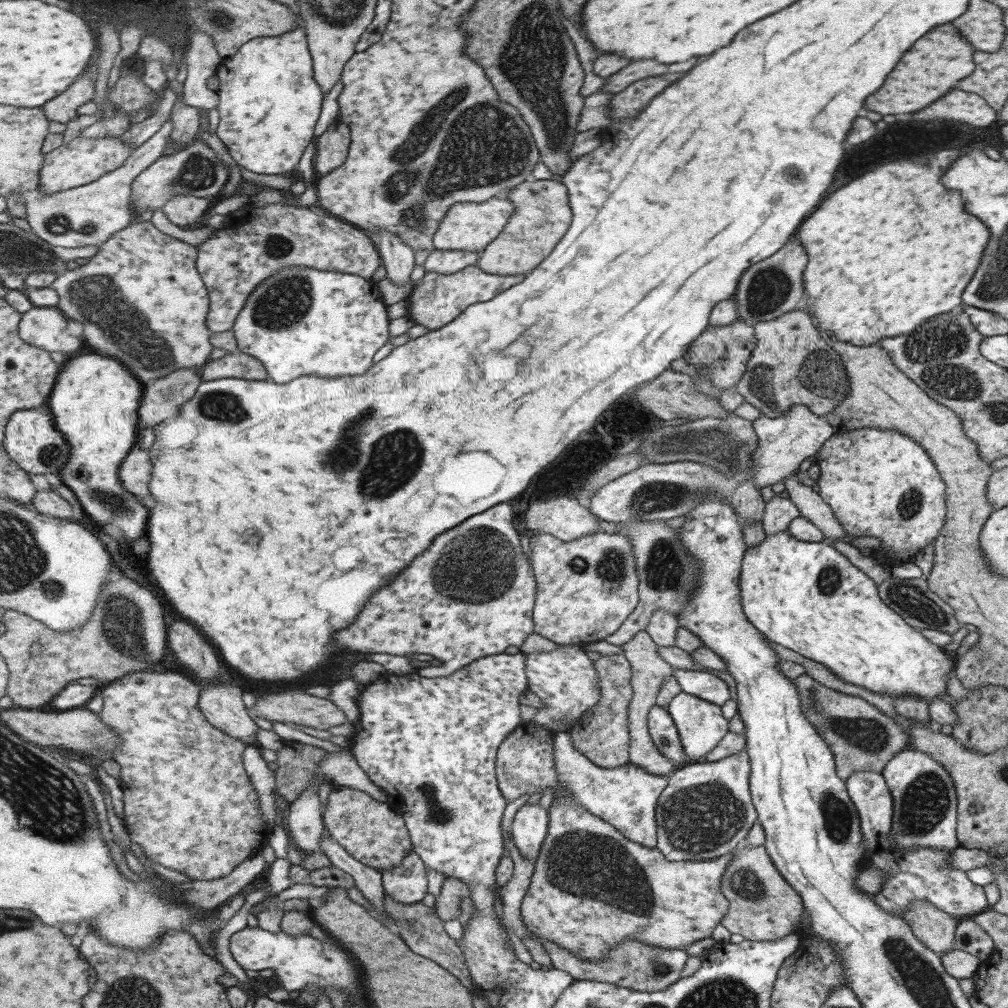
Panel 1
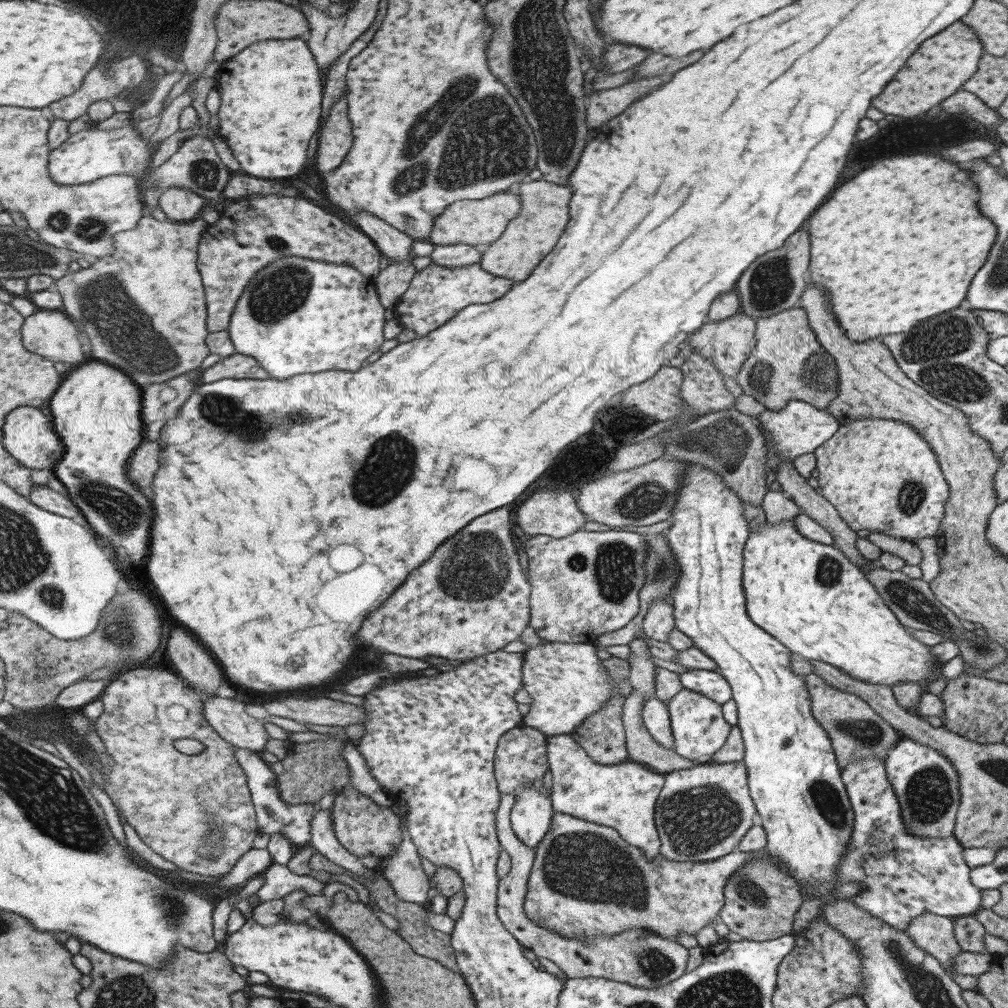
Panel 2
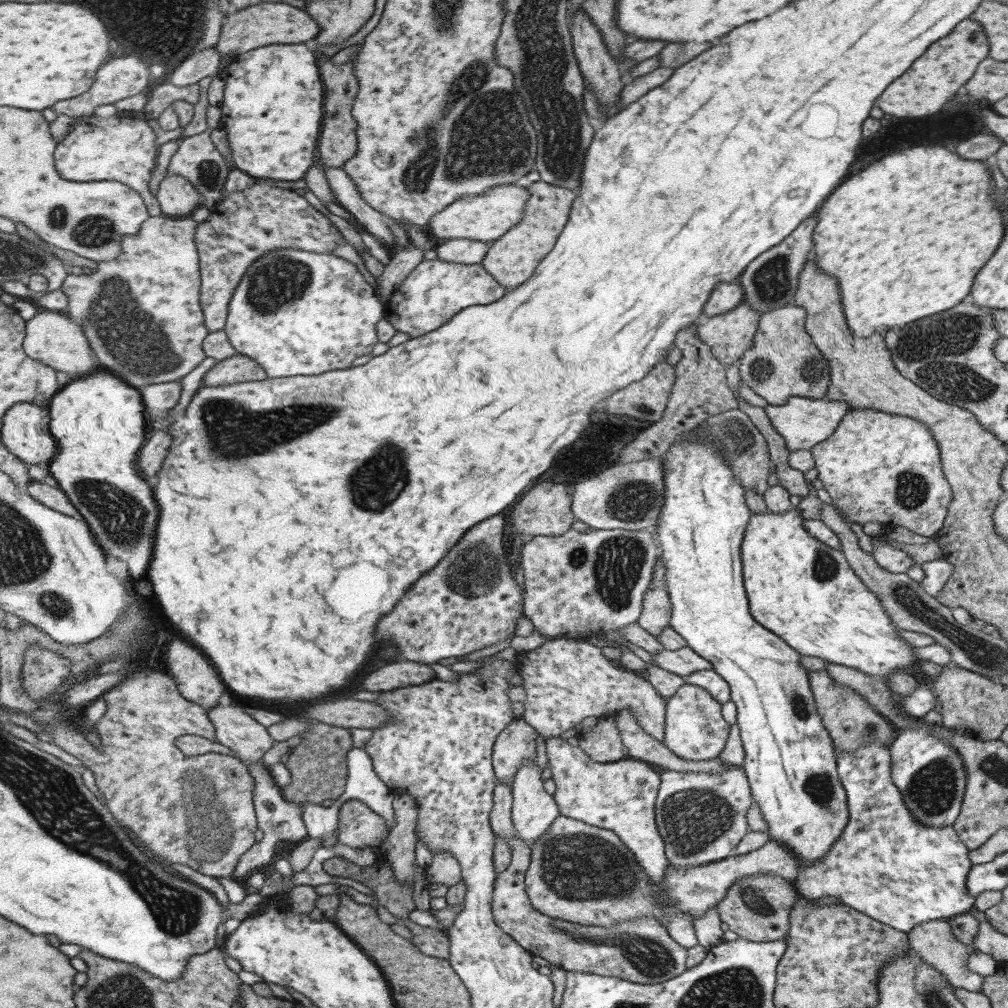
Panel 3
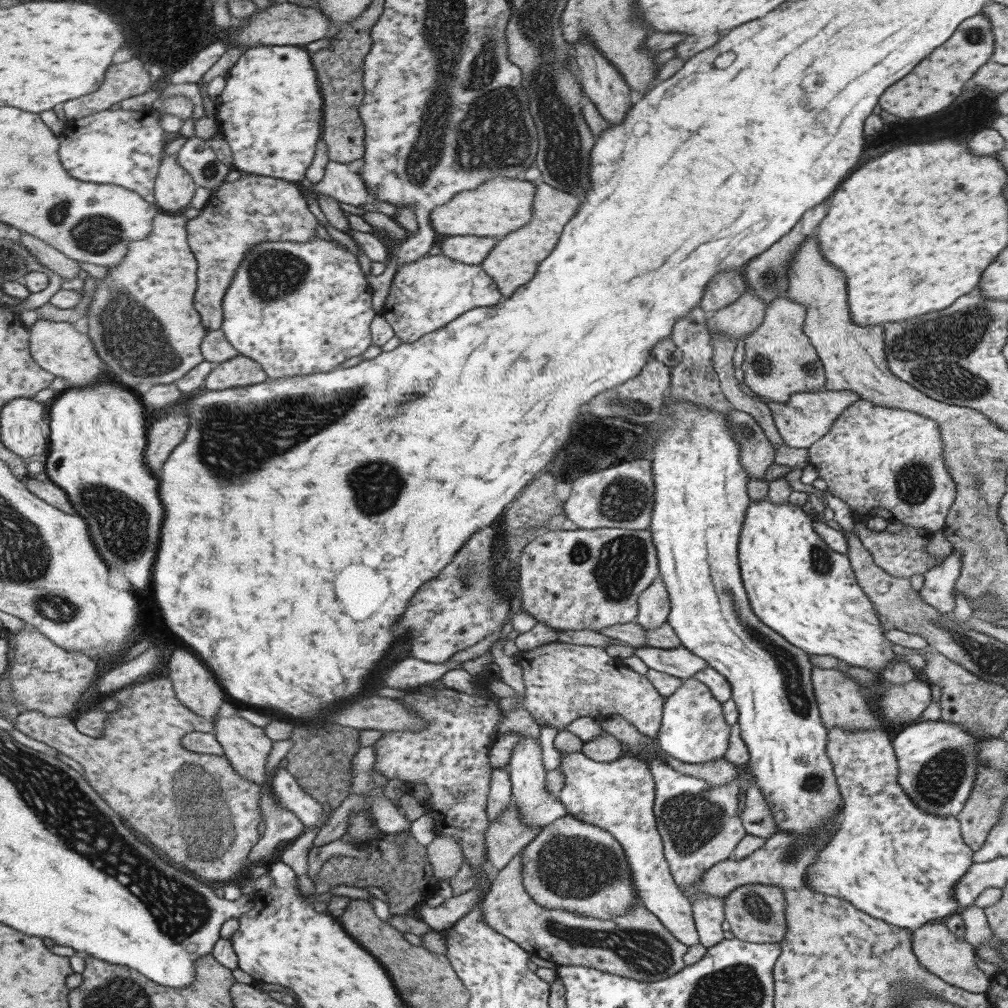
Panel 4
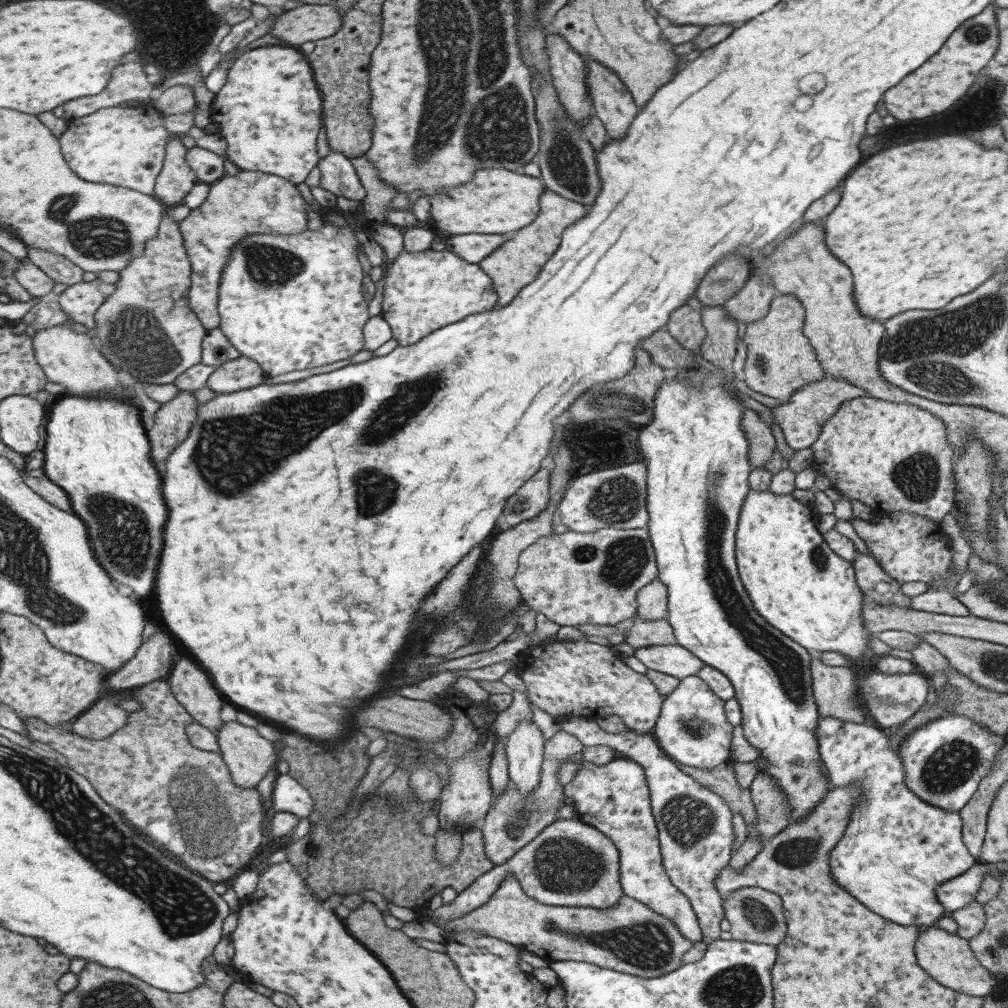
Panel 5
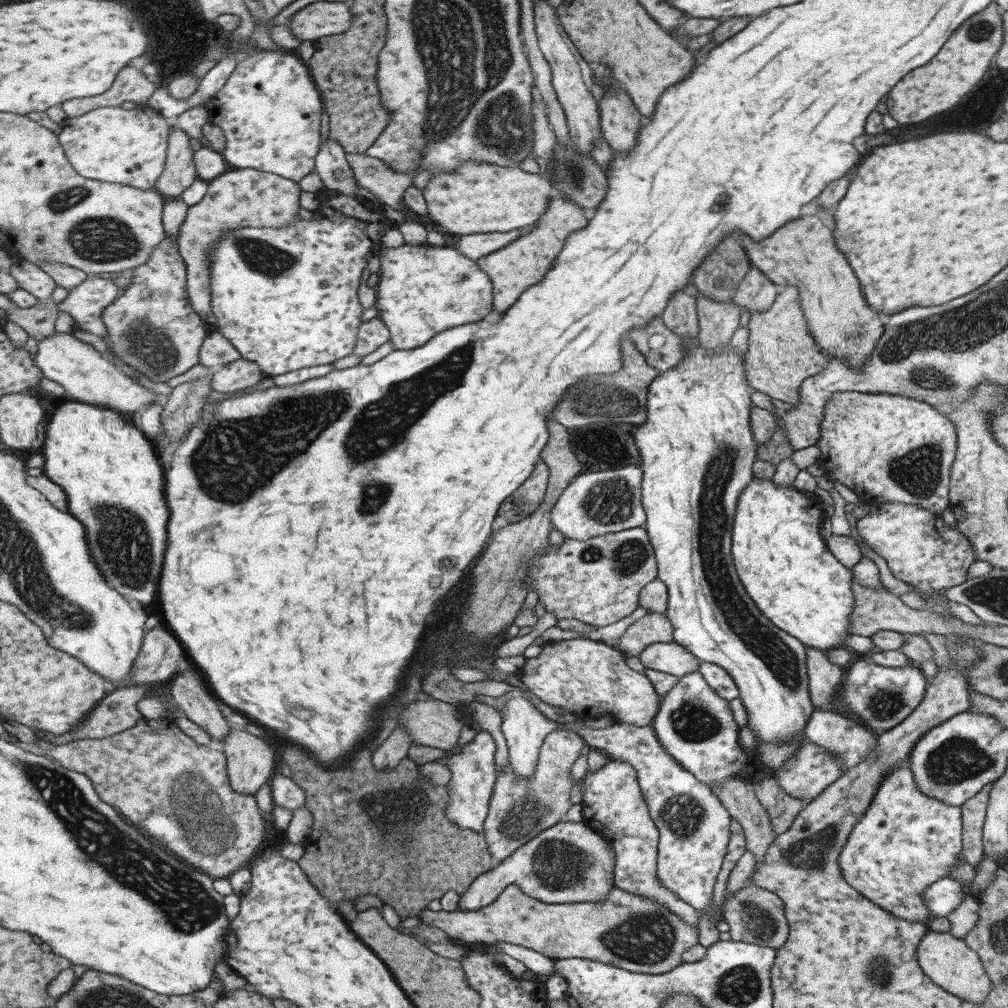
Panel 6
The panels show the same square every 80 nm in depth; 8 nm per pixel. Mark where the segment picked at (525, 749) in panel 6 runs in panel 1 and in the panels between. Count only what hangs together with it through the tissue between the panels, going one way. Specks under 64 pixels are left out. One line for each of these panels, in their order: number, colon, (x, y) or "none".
1: (530, 826)
2: (531, 815)
3: (533, 812)
4: (536, 808)
5: (524, 746)

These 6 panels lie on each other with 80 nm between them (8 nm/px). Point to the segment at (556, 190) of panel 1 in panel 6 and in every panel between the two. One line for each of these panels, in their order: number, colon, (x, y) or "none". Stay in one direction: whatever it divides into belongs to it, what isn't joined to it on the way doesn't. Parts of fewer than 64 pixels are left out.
2: (532, 235)
3: (511, 259)
4: (514, 259)
5: (516, 262)
6: (513, 269)

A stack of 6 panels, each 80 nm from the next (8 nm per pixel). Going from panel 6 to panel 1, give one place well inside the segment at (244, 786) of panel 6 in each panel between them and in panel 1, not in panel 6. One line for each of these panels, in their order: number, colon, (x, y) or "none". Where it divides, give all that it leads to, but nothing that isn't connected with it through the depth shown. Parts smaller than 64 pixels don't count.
1: (222, 703)
2: (228, 716)
3: (249, 740)
4: (247, 747)
5: (250, 756)

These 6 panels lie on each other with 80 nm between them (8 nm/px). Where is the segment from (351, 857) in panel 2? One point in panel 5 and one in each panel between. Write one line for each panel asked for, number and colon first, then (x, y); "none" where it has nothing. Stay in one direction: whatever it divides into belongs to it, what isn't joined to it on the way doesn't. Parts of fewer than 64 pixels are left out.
3: (321, 822)
4: (291, 794)
5: (289, 795)

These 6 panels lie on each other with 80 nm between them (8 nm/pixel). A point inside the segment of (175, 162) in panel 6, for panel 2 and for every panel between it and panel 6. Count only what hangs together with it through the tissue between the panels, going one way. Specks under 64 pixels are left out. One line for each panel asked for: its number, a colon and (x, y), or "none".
2: (179, 204)
3: (178, 197)
4: (175, 188)
5: (176, 180)

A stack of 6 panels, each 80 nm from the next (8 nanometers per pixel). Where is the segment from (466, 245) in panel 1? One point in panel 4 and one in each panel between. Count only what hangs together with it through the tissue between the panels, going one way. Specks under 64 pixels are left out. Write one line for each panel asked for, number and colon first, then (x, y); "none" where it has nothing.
2: (480, 223)
3: (486, 217)
4: (496, 208)

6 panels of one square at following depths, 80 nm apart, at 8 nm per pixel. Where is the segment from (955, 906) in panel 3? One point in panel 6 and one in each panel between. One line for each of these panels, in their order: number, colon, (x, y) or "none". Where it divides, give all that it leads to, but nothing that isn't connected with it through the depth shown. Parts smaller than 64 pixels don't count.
4: (889, 859)
5: (895, 851)
6: (904, 841)

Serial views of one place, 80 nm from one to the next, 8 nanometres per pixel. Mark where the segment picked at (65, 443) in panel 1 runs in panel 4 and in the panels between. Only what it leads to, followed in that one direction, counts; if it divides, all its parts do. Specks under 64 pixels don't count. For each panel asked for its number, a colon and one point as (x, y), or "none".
2: (29, 435)
3: (23, 432)
4: (22, 432)

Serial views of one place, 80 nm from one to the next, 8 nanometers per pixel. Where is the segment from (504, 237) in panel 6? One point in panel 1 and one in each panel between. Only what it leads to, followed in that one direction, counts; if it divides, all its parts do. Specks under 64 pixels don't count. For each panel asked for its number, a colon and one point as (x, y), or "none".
1: (444, 261)
2: (452, 255)
3: (461, 250)
4: (473, 250)
5: (474, 248)

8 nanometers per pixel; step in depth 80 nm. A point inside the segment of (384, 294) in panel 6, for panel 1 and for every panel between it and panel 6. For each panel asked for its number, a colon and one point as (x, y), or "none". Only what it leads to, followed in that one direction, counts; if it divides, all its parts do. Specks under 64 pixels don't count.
1: (439, 299)
2: (437, 294)
3: (436, 291)
4: (426, 295)
5: (425, 291)

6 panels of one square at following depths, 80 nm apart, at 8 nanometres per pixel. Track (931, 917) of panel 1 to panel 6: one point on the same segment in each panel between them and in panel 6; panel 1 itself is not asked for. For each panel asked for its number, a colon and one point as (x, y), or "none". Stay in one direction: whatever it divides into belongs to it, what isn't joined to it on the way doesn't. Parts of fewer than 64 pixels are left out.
2: (932, 933)
3: (932, 941)
4: (948, 957)
5: (948, 959)
6: (950, 964)

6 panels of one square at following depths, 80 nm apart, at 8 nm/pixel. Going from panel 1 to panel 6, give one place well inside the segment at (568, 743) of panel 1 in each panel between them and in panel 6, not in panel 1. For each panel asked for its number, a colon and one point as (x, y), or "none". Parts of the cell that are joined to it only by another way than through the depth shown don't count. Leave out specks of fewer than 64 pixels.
2: (622, 796)
3: (619, 796)
4: (618, 796)
5: (614, 797)
6: (611, 802)

